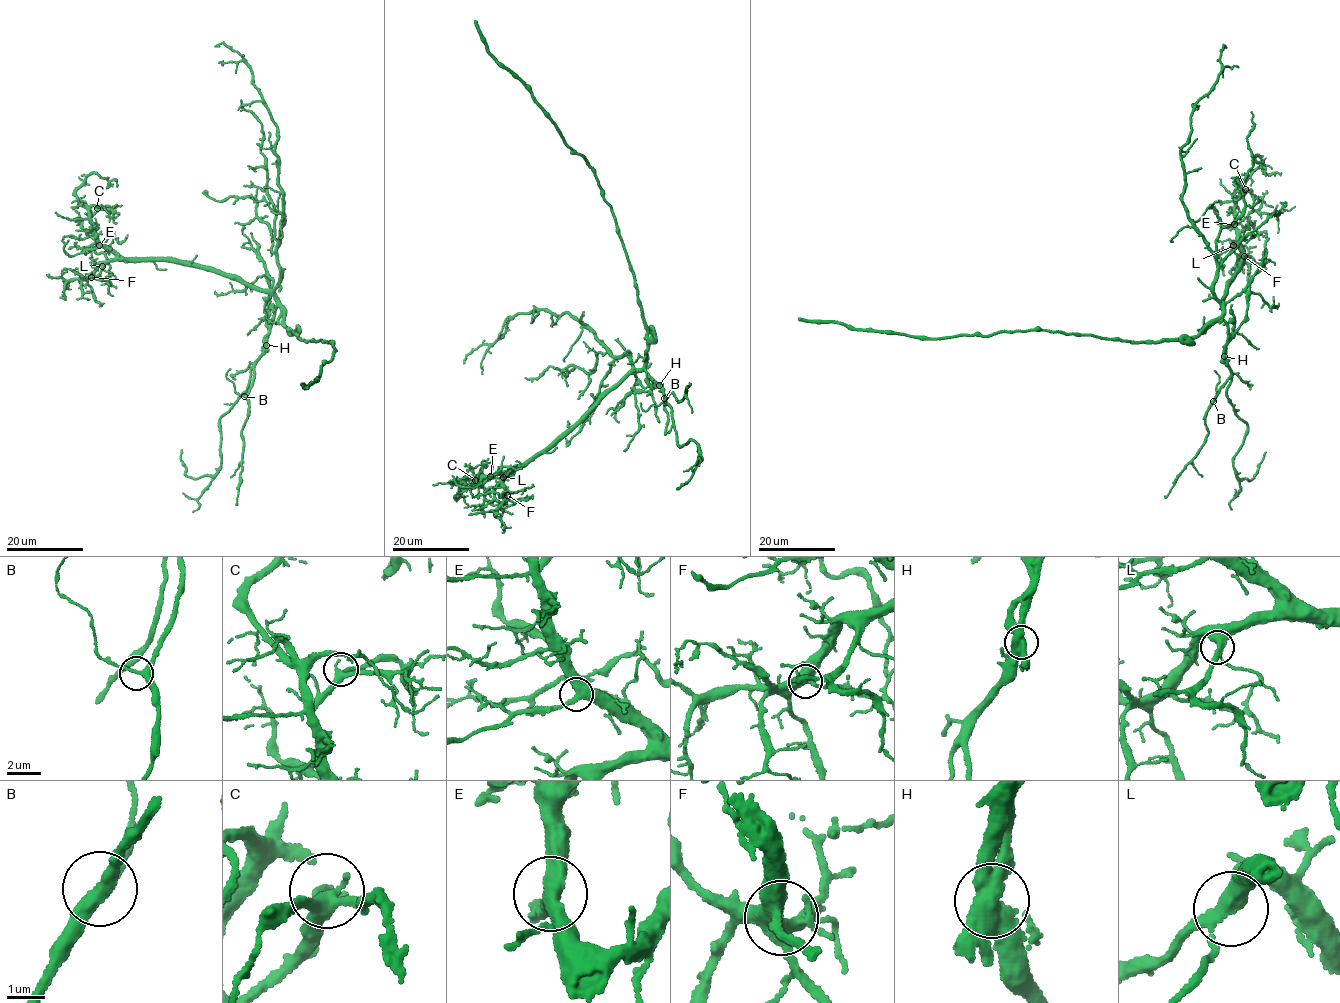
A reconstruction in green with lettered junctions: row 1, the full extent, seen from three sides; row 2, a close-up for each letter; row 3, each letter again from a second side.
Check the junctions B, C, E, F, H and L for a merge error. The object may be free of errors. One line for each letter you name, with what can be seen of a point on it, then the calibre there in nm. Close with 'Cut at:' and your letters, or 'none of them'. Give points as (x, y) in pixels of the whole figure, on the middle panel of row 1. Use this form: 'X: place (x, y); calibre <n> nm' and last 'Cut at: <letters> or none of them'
H: place (659, 385); calibre 500 nm
Cut at: H

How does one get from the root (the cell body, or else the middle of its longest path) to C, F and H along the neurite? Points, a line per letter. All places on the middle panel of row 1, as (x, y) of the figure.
C: (644, 320), (648, 346), (642, 368), (629, 374), (543, 451), (507, 470), (476, 477), (475, 480)
F: (644, 320), (648, 346), (642, 368), (629, 374), (549, 446), (506, 472), (502, 481), (507, 495)
H: (644, 320), (648, 338), (645, 368), (660, 385)

